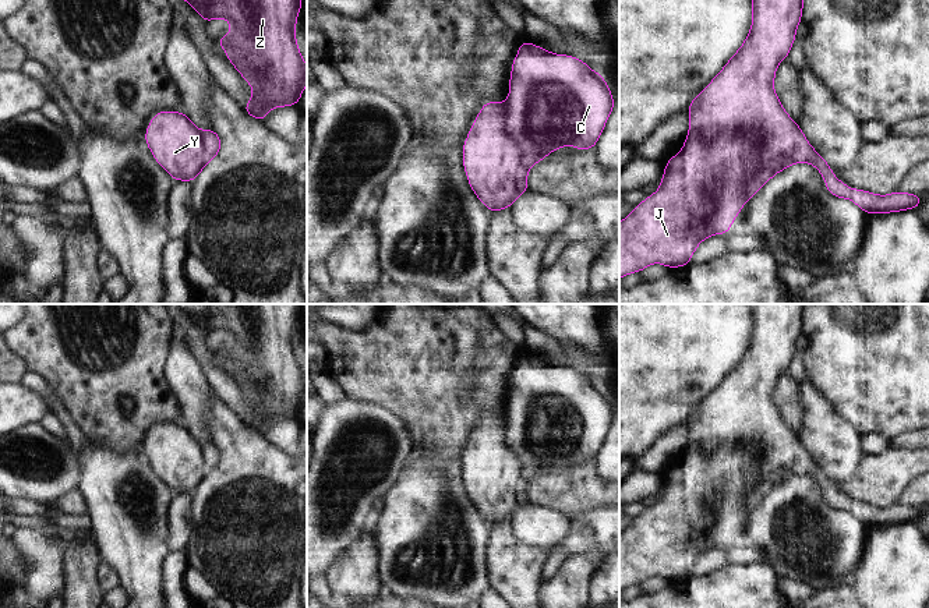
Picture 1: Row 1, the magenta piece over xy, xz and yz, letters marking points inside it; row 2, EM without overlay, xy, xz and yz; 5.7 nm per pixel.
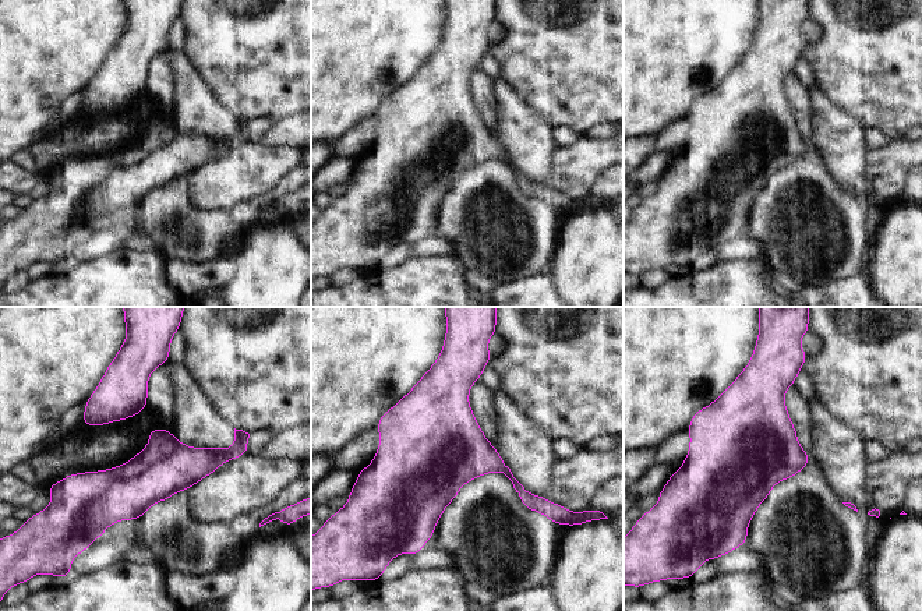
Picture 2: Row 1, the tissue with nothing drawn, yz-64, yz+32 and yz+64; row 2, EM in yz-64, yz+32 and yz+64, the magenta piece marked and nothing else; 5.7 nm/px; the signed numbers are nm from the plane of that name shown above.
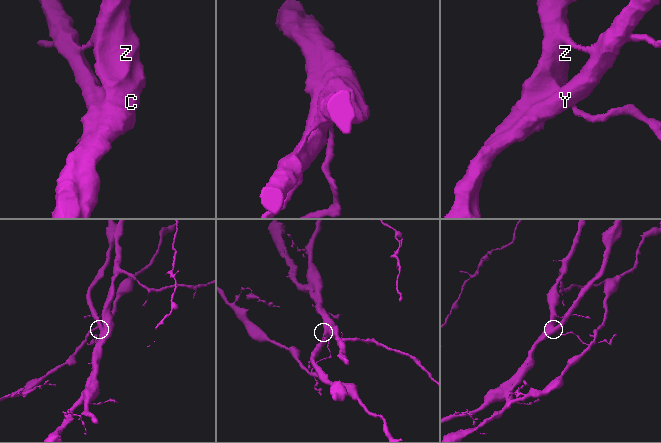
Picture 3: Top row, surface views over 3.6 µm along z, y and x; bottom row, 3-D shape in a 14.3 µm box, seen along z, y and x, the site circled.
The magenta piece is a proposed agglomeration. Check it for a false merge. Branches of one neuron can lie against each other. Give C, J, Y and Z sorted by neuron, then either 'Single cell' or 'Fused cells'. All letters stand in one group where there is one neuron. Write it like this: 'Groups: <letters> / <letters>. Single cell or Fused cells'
Groups: C J Z / Y. Fused cells.

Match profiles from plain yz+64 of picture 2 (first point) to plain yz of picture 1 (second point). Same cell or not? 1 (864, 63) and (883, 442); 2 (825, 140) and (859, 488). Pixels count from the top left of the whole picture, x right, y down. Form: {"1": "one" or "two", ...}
{"1": "two", "2": "two"}

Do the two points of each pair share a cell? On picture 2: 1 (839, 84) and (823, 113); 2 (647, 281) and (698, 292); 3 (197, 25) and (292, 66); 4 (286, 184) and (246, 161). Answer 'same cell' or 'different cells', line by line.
1: different cells
2: different cells
3: same cell
4: different cells

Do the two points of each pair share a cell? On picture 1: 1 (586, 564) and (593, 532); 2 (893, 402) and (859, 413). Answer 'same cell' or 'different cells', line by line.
1: different cells
2: same cell

